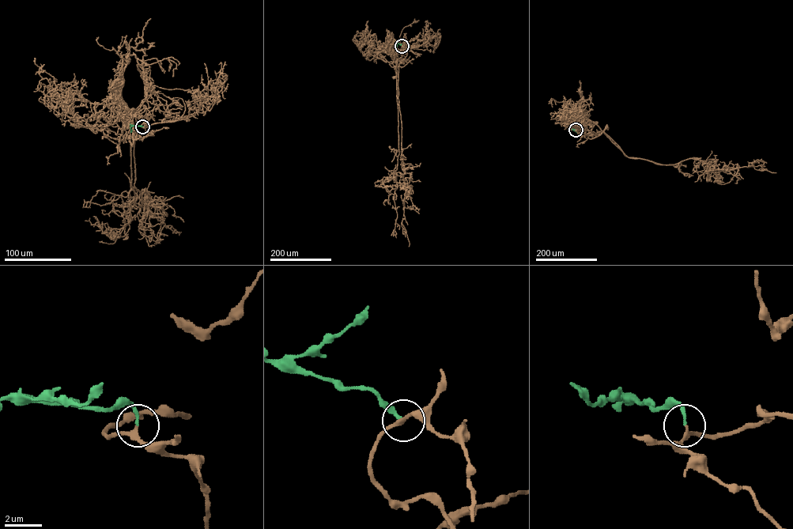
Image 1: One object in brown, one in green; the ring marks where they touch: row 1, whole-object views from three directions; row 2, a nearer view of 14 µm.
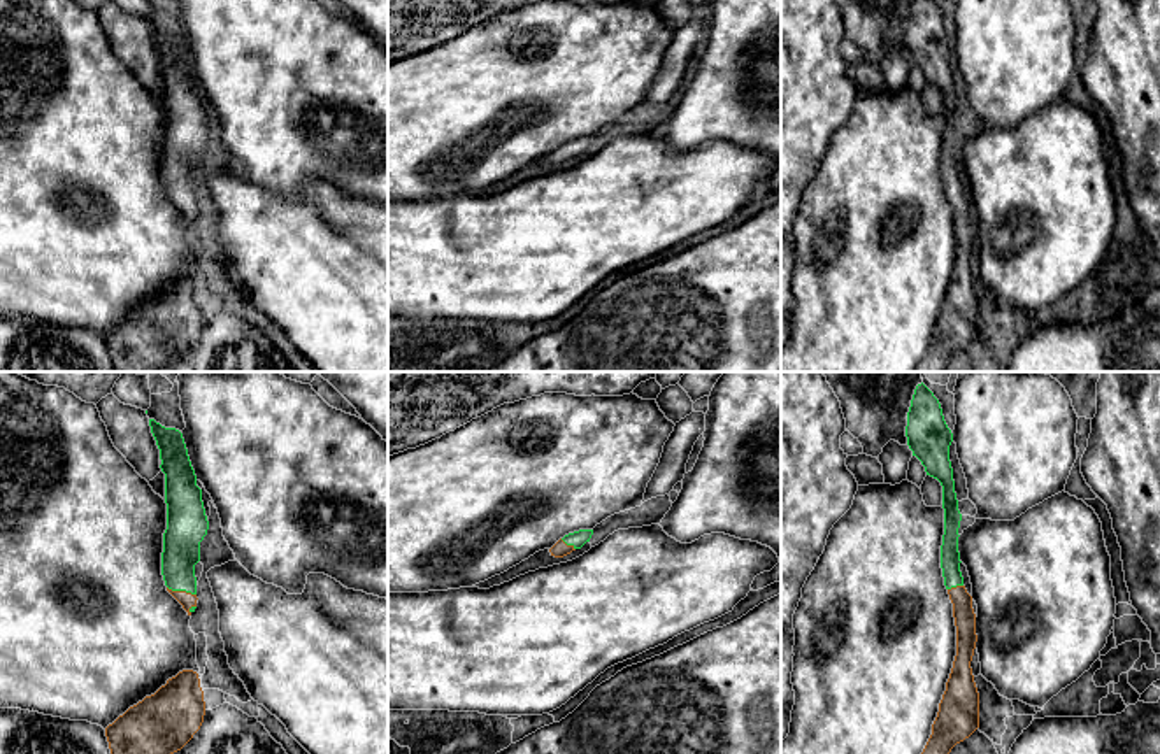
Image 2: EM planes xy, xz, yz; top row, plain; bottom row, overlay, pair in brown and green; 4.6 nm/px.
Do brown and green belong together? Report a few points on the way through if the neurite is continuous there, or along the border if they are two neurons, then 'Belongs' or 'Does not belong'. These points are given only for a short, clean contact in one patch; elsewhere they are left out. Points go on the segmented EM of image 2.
Path across: xy (188, 600), (181, 591), (181, 540). Belongs

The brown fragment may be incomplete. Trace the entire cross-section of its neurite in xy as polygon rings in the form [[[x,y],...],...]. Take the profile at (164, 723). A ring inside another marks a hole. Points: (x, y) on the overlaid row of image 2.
[[[183,670],[105,728],[111,754],[174,754],[205,715],[198,673]]]

